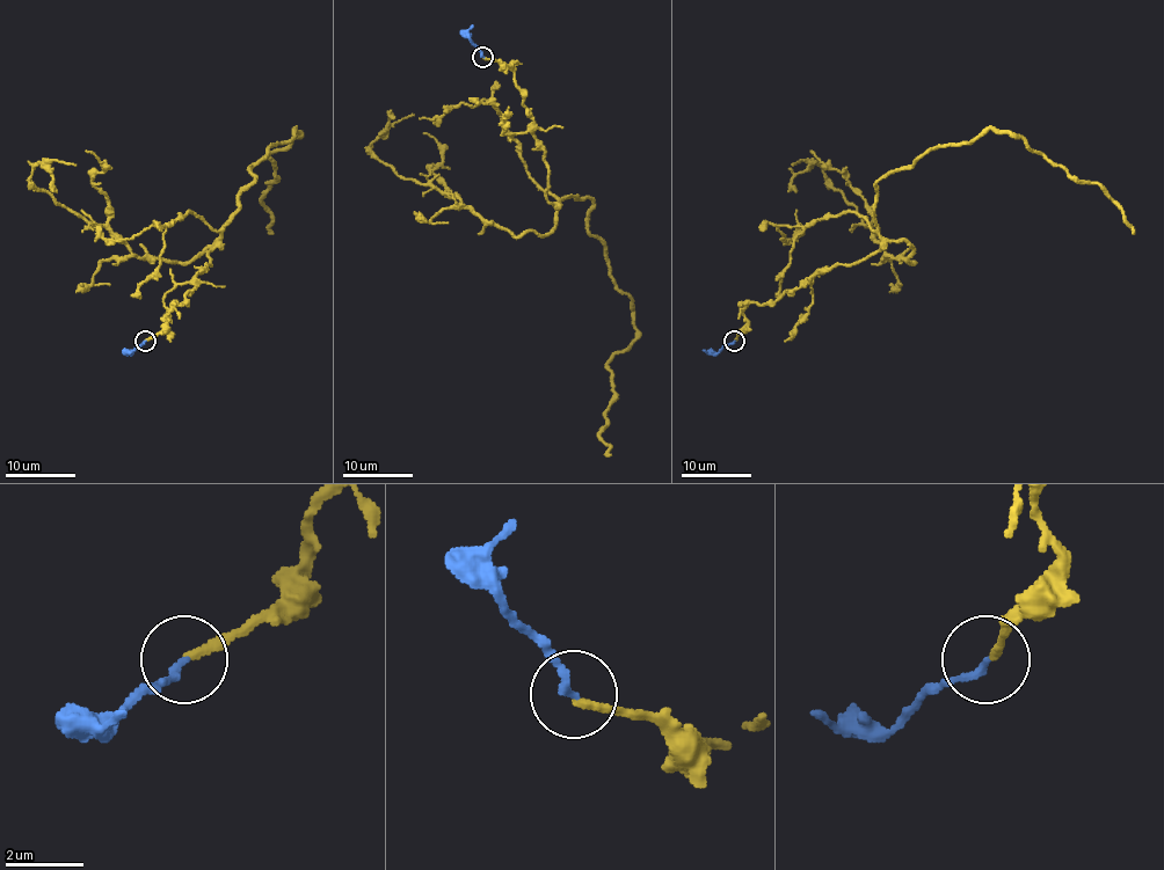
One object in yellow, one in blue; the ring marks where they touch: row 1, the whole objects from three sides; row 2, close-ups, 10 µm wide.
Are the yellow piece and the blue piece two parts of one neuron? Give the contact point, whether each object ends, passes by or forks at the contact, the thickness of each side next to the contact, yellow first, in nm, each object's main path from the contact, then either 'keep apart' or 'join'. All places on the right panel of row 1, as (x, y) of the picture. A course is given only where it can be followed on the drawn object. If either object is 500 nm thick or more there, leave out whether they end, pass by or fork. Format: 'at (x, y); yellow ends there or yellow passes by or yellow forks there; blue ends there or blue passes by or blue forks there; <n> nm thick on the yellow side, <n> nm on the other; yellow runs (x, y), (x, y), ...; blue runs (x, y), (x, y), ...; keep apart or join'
at (734, 341); yellow ends there; blue ends there; 200 nm thick on the yellow side, 200 nm on the other; yellow runs (735, 340), (749, 304), (880, 249), (880, 178), (989, 130), (1019, 134), (1099, 184), (1134, 233); blue runs (735, 340), (717, 352), (703, 350); join

